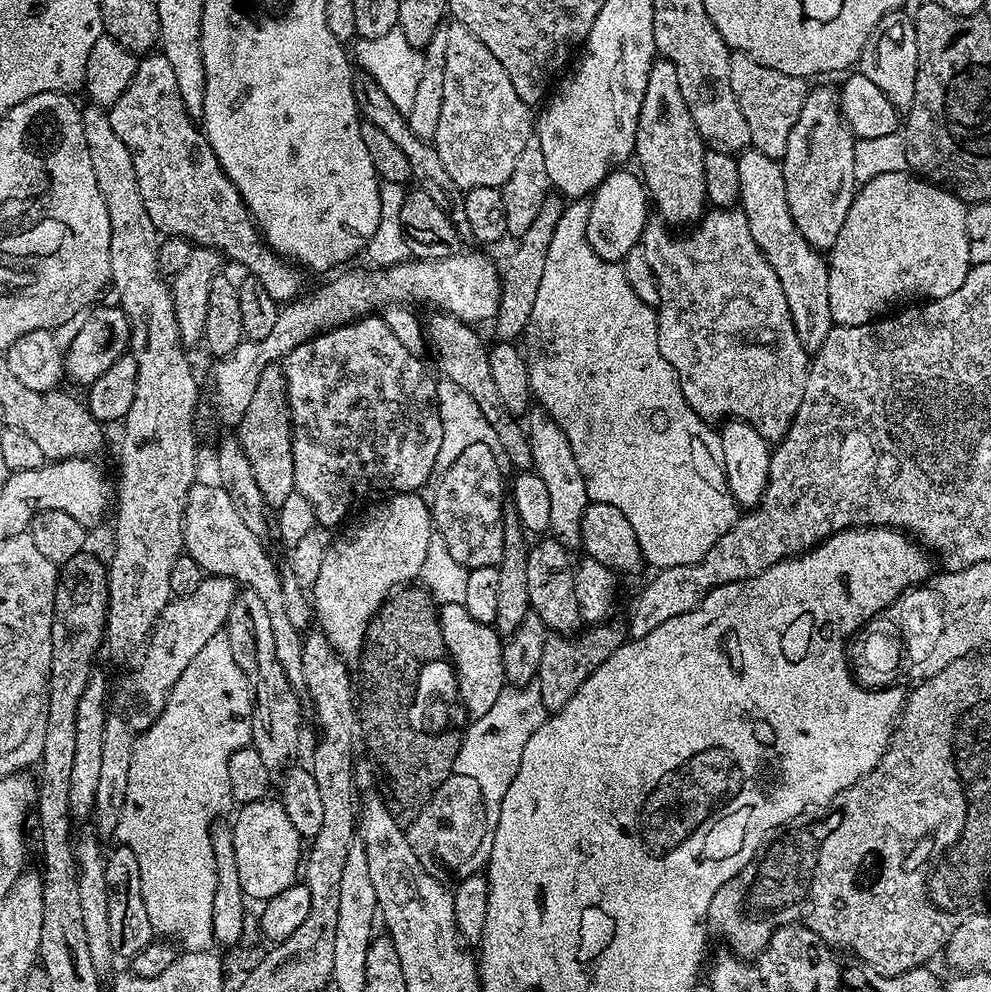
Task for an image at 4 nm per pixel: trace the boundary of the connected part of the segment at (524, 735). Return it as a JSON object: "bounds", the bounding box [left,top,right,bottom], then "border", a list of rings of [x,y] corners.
{"bounds":[452,682,549,829],"border":[[[529,682],[523,685],[524,692],[524,728],[472,728],[460,736],[460,748],[452,763],[455,774],[466,774],[466,778],[474,778],[482,790],[486,829],[498,826],[498,814],[502,810],[502,798],[506,798],[506,790],[510,790],[510,782],[514,782],[514,774],[518,774],[522,762],[522,750],[526,742],[530,742],[530,734],[542,726],[549,715],[548,707],[542,702],[542,690],[539,683]]]}

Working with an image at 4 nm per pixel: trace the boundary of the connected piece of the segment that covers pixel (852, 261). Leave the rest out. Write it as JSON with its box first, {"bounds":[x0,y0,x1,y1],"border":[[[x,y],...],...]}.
{"bounds":[827,170,973,325],"border":[[[908,170],[878,174],[861,183],[827,257],[833,325],[871,324],[883,317],[899,296],[921,296],[919,299],[927,302],[954,294],[954,290],[966,282],[966,274],[973,265],[966,226],[968,209],[969,205],[952,192],[922,180]]]}

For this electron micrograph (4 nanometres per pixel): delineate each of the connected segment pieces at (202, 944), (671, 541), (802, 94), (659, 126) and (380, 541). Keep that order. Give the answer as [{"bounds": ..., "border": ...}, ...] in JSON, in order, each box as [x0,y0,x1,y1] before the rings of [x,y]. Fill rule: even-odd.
[{"bounds":[115,648,254,950],"border":[[[220,648],[220,660],[213,672],[200,672],[199,659],[182,670],[182,678],[172,688],[168,705],[146,731],[135,737],[136,745],[130,762],[130,782],[124,791],[122,818],[116,827],[115,839],[134,850],[142,878],[142,898],[150,917],[153,933],[171,938],[188,950],[204,950],[213,943],[212,915],[216,886],[216,863],[212,845],[212,826],[216,811],[228,794],[230,756],[252,744],[254,697],[248,676],[231,663],[230,650]]]},{"bounds":[522,199,738,570],"border":[[[573,199],[565,207],[562,218],[558,218],[558,226],[554,226],[554,238],[550,238],[550,250],[546,254],[546,271],[542,273],[542,282],[538,285],[538,296],[534,298],[534,308],[530,310],[530,320],[522,337],[523,343],[528,343],[526,359],[532,394],[538,404],[540,400],[539,407],[547,412],[549,418],[566,434],[570,442],[570,450],[574,450],[574,458],[578,458],[578,470],[582,470],[589,501],[593,504],[614,506],[622,510],[622,514],[626,514],[626,522],[630,522],[640,543],[643,559],[647,563],[649,560],[654,566],[653,569],[656,570],[670,566],[697,564],[702,558],[706,558],[710,546],[714,546],[714,542],[718,542],[722,534],[731,530],[738,519],[736,499],[732,497],[728,489],[723,463],[716,457],[718,432],[709,421],[702,419],[686,402],[670,362],[666,362],[666,358],[662,358],[662,350],[658,350],[657,309],[651,304],[642,302],[642,298],[634,294],[624,269],[619,263],[603,260],[598,258],[598,254],[594,254],[586,238],[586,222],[589,214],[590,203],[587,199]]]},{"bounds":[730,52,810,160],"border":[[[732,52],[730,62],[730,90],[734,90],[734,98],[738,102],[738,110],[742,110],[742,118],[746,118],[746,126],[750,126],[751,147],[770,158],[780,160],[786,150],[786,142],[790,142],[790,130],[794,130],[794,122],[798,122],[798,114],[802,114],[802,102],[806,102],[810,84],[803,76],[782,74],[782,70],[770,70],[770,66],[762,66],[762,62],[754,62],[745,52]]]},{"bounds":[634,58,706,226],"border":[[[657,58],[650,66],[650,78],[646,78],[646,94],[642,98],[642,110],[638,114],[638,130],[636,131],[636,150],[634,160],[640,163],[639,175],[654,208],[660,212],[659,219],[669,226],[688,224],[692,226],[699,221],[706,211],[706,170],[702,170],[706,145],[694,126],[694,118],[690,118],[690,106],[686,106],[686,98],[682,98],[682,86],[678,83],[678,72],[669,60]]]},{"bounds":[310,492,434,666],"border":[[[402,492],[387,497],[385,504],[373,510],[357,528],[349,530],[345,536],[331,541],[326,550],[326,558],[322,558],[322,567],[318,573],[318,582],[310,589],[310,599],[314,605],[314,616],[318,621],[319,631],[334,646],[334,650],[349,666],[359,665],[364,655],[364,641],[368,639],[368,627],[376,617],[376,612],[392,595],[397,586],[408,586],[419,577],[422,562],[426,562],[426,550],[430,550],[430,542],[434,535],[434,512],[420,494]]]}]

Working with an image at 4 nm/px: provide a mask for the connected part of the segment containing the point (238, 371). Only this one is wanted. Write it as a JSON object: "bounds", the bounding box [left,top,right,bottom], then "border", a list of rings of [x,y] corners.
{"bounds":[212,250,501,426],"border":[[[456,250],[451,254],[440,254],[437,260],[415,260],[409,258],[399,262],[389,263],[387,266],[376,266],[368,272],[352,272],[349,276],[340,276],[337,280],[329,282],[325,288],[305,298],[298,298],[280,308],[278,322],[274,322],[274,330],[266,334],[261,340],[245,339],[235,351],[228,356],[221,356],[215,361],[212,368],[212,388],[216,391],[216,412],[232,426],[239,425],[242,414],[246,412],[246,406],[250,406],[250,398],[254,398],[254,390],[260,381],[260,375],[269,371],[275,362],[283,361],[298,346],[309,343],[313,336],[327,332],[330,328],[340,328],[344,324],[352,323],[354,317],[363,318],[373,311],[372,304],[384,306],[412,306],[415,300],[420,304],[433,304],[433,309],[448,313],[449,316],[457,316],[460,320],[473,326],[480,326],[483,320],[495,321],[496,311],[500,305],[500,281],[501,269],[496,269],[496,264],[488,256],[480,252],[464,252]]]}

